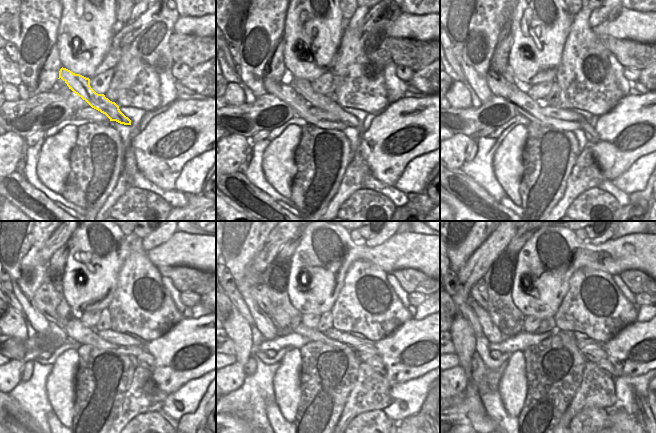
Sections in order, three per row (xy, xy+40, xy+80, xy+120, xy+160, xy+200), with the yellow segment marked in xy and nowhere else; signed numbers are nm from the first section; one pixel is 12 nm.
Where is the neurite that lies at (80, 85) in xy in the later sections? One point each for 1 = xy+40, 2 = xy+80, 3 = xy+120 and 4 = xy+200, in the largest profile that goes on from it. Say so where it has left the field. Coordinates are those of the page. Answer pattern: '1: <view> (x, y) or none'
1: xy+40 (302, 86)
2: xy+80 (591, 135)
3: xy+120 (145, 359)
4: xy+200 (605, 365)

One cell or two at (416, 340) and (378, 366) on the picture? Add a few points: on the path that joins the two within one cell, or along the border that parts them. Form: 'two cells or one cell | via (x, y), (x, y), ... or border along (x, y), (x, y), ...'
two cells | border along (377, 355), (385, 368), (384, 375)

